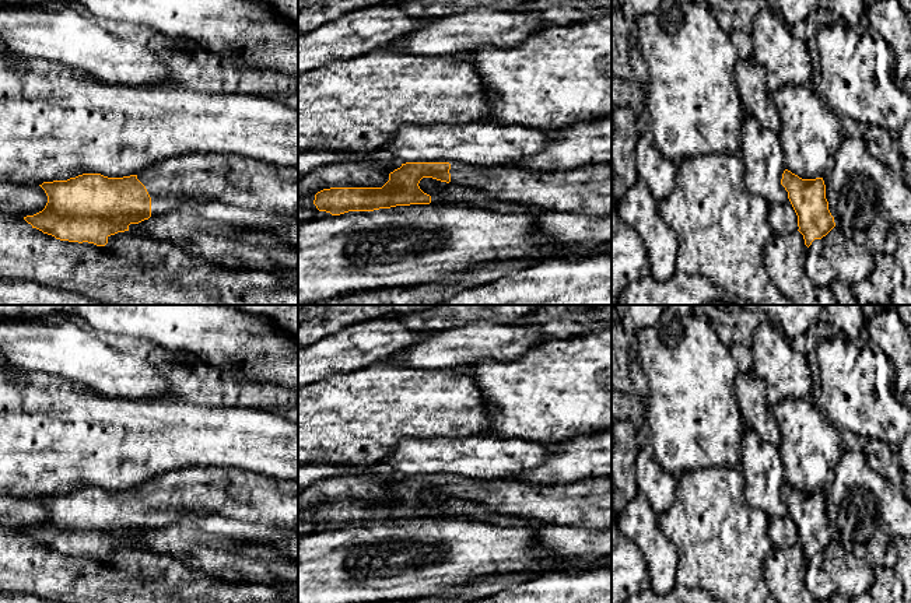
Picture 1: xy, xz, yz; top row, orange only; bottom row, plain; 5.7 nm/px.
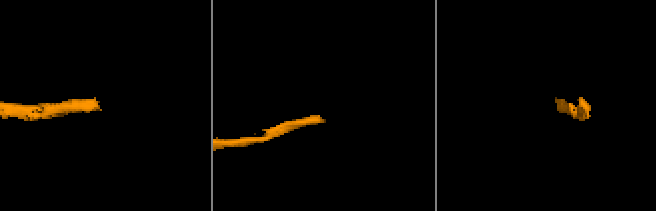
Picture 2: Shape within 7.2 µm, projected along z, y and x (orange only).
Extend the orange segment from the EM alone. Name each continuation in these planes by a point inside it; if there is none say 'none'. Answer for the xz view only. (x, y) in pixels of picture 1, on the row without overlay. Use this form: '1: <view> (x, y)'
1: xz (588, 502)

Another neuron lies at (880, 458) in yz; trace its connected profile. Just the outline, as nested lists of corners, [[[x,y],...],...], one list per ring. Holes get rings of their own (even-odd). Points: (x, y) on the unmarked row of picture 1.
[[[875,438],[863,441],[863,452],[870,469],[901,490],[911,502],[911,474],[901,470],[897,452]]]

